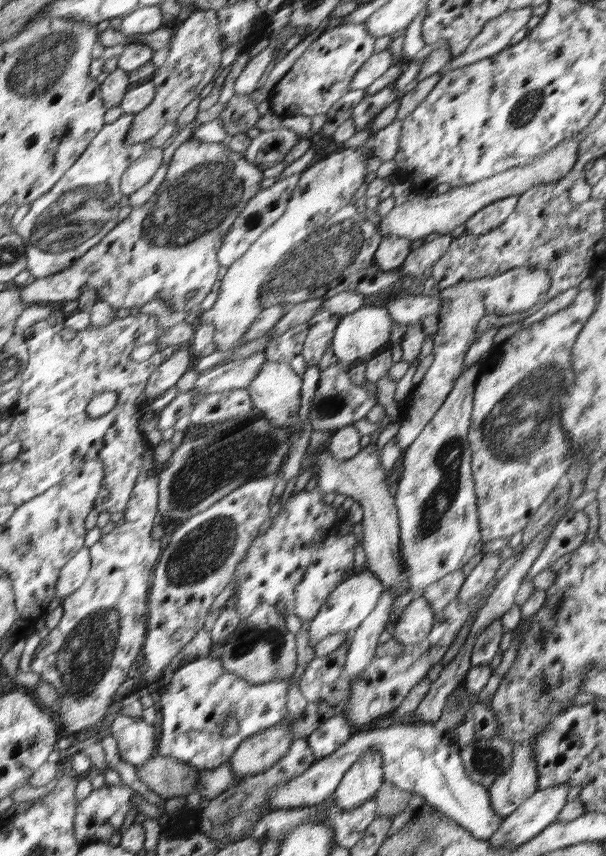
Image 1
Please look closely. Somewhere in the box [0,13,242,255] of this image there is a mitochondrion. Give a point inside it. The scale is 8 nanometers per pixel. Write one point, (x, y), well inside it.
(41, 65)

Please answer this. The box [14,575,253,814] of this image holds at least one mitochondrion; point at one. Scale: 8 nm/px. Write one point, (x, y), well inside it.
(87, 653)

